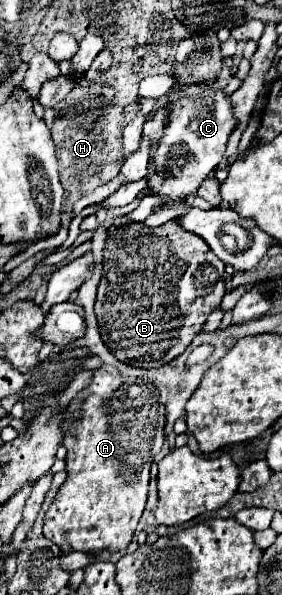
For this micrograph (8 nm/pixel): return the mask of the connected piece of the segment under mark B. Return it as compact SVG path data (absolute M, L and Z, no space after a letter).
M175 220L159 226L159 228L145 228L143 224L127 224L123 228L115 228L113 224L109 226L109 238L107 238L107 248L105 248L105 260L103 260L103 278L101 278L101 284L99 284L99 292L97 292L97 302L95 302L95 316L97 316L97 322L99 322L99 330L101 330L101 336L103 336L103 342L107 344L107 348L111 348L115 342L111 340L119 340L121 346L119 348L113 348L113 350L119 350L119 360L125 362L125 364L131 364L135 368L161 368L165 364L169 364L171 360L179 358L185 348L191 344L191 340L201 332L203 324L207 322L207 316L219 308L221 300L225 296L225 264L211 252L211 248L207 248L207 244L183 230Z

